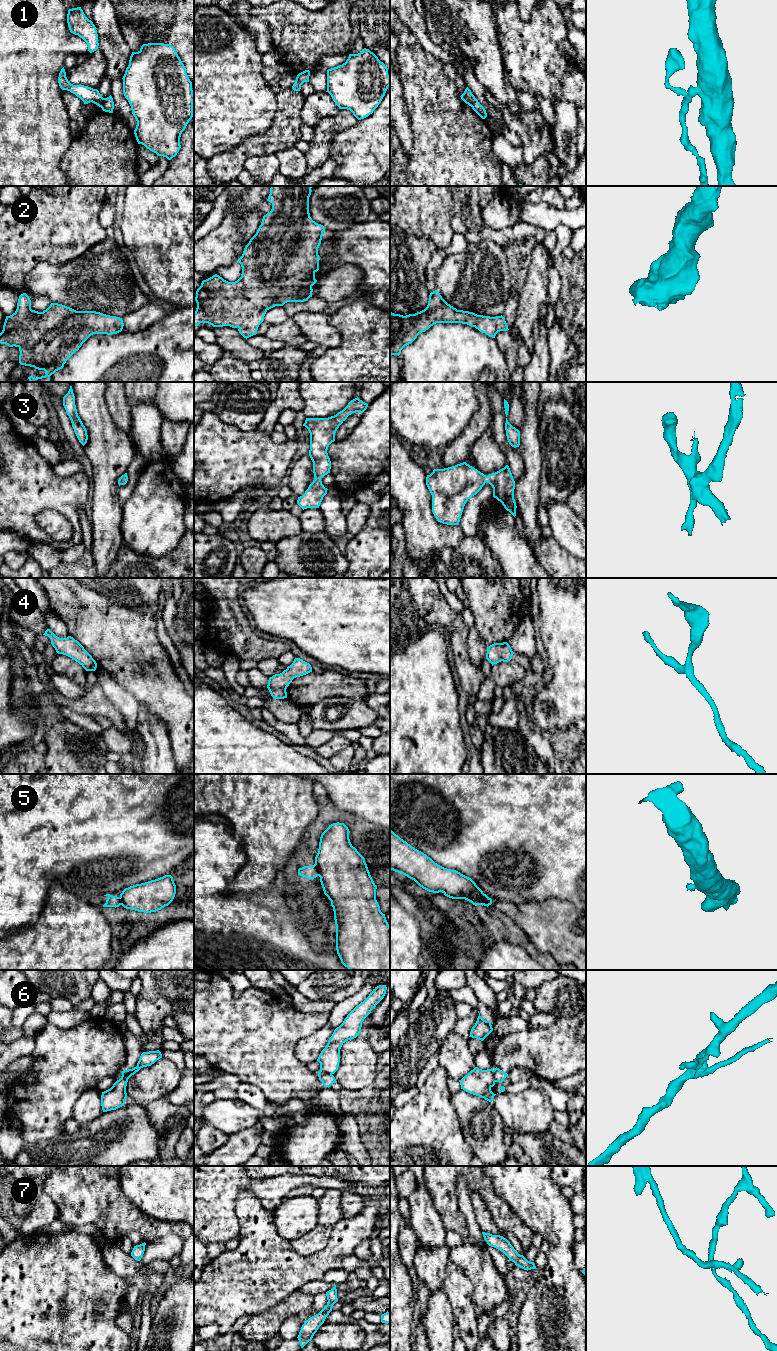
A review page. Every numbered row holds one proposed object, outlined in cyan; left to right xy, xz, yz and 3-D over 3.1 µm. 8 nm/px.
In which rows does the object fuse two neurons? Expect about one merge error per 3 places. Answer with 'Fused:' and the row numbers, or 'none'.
Fused: 1, 5, 6

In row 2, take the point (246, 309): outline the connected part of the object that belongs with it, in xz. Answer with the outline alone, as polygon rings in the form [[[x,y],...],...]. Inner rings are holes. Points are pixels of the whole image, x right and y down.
[[[271,186],[270,194],[267,201],[272,204],[272,209],[263,216],[261,225],[259,226],[256,234],[250,239],[249,243],[245,246],[242,256],[239,258],[239,263],[242,267],[241,277],[235,282],[228,282],[219,275],[215,274],[212,277],[203,280],[201,286],[196,291],[195,301],[197,303],[196,311],[194,312],[194,325],[198,326],[200,323],[208,323],[213,327],[230,326],[232,328],[239,328],[239,333],[244,338],[249,338],[257,334],[259,325],[264,321],[266,312],[275,307],[283,306],[287,302],[304,302],[312,297],[312,286],[317,282],[315,273],[319,270],[319,255],[318,248],[321,244],[323,232],[325,228],[323,225],[316,223],[312,220],[309,213],[309,197],[311,195],[311,188],[314,186]]]

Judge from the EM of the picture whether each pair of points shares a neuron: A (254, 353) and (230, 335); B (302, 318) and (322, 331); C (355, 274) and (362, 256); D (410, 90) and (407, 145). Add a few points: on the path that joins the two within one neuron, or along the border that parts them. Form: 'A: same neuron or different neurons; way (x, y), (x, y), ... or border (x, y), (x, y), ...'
A: same neuron; way (248, 353), (236, 341)
B: same neuron; way (307, 321), (317, 329)
C: different neurons; border (335, 267), (356, 265), (362, 271), (356, 290)
D: different neurons; border (402, 95), (405, 101), (413, 141)

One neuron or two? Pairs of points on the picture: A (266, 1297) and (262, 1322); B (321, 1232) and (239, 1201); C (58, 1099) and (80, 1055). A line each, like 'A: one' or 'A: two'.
A: two
B: two
C: one

